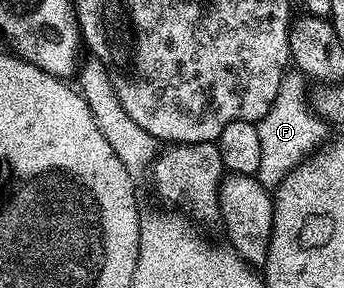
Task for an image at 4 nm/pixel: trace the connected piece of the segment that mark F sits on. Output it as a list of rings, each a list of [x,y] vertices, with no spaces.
[[[287,70],[280,80],[279,91],[271,110],[256,123],[261,150],[256,178],[265,187],[276,187],[279,181],[326,139],[326,121],[311,111],[305,84],[307,80],[301,72]]]

